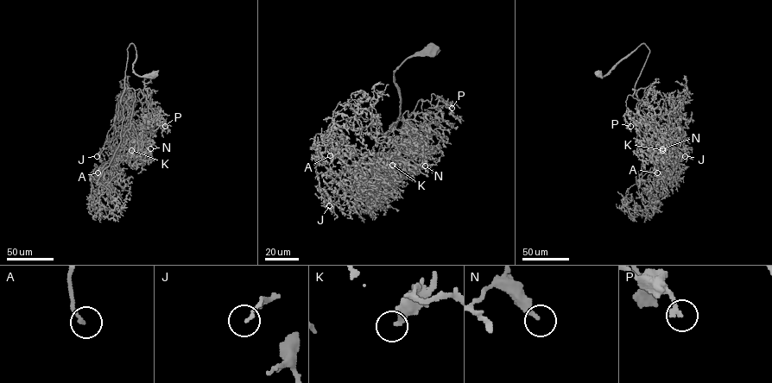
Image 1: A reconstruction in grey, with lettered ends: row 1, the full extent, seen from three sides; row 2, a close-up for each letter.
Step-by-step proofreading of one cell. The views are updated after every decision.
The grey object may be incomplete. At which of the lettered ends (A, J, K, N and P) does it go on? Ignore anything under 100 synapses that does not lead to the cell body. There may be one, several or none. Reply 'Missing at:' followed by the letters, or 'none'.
Missing at: A, P

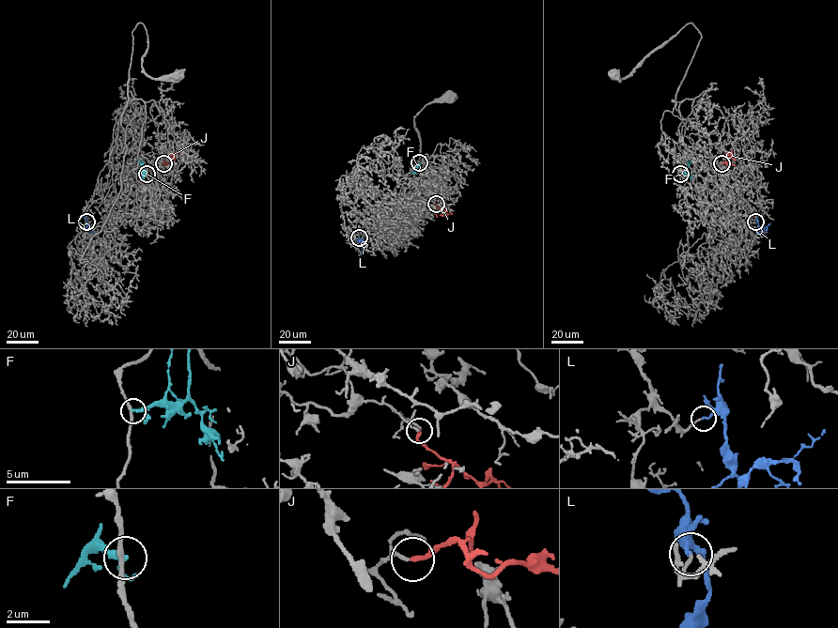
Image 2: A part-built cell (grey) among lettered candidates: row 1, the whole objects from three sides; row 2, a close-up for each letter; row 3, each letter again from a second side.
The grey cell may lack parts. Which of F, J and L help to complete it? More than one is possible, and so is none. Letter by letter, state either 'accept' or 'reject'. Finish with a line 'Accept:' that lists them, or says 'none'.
F: reject
J: reject
L: accept
Accept: L

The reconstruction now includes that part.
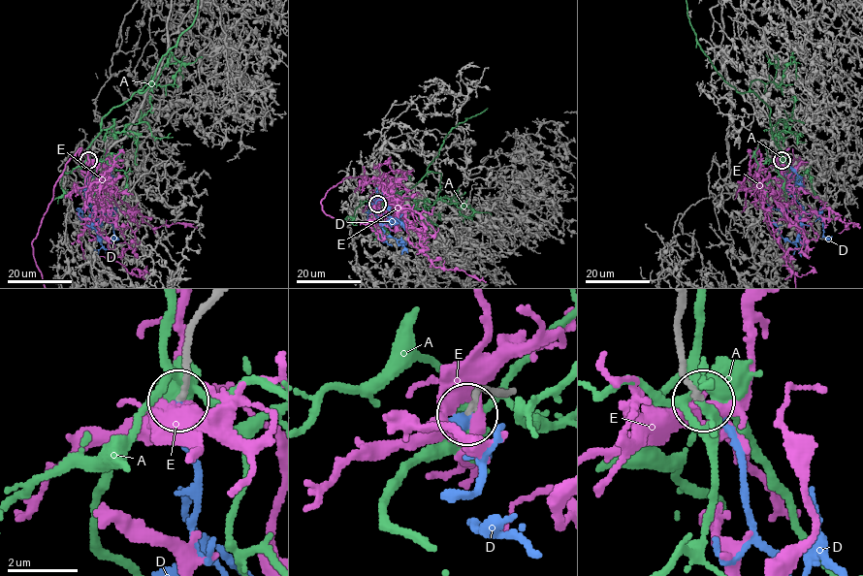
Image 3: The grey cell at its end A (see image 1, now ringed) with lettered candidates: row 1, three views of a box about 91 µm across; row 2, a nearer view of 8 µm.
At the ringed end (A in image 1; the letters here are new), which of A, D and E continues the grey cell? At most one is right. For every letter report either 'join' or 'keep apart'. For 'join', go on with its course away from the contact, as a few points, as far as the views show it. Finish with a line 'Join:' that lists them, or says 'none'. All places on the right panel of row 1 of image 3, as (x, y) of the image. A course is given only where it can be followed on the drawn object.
A: keep apart
D: join
E: keep apart
Join: D

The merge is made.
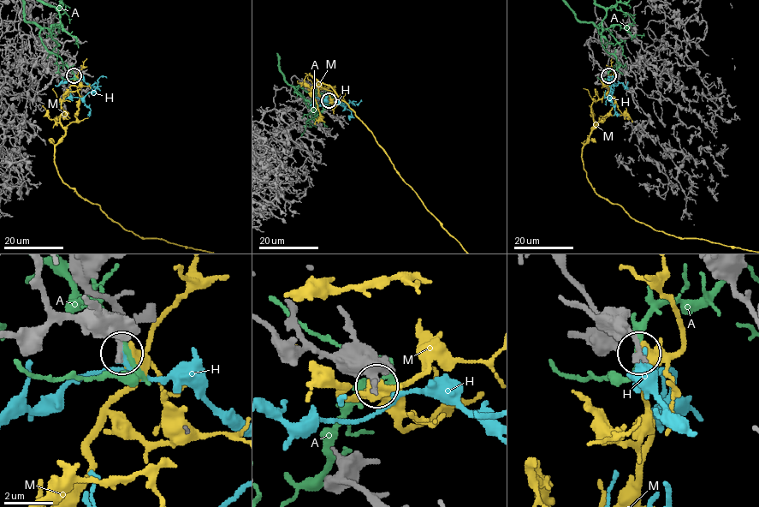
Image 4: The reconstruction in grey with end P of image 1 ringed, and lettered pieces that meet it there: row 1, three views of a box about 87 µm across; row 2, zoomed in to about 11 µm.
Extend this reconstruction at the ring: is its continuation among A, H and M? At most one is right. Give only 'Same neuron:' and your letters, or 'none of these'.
Same neuron: H

